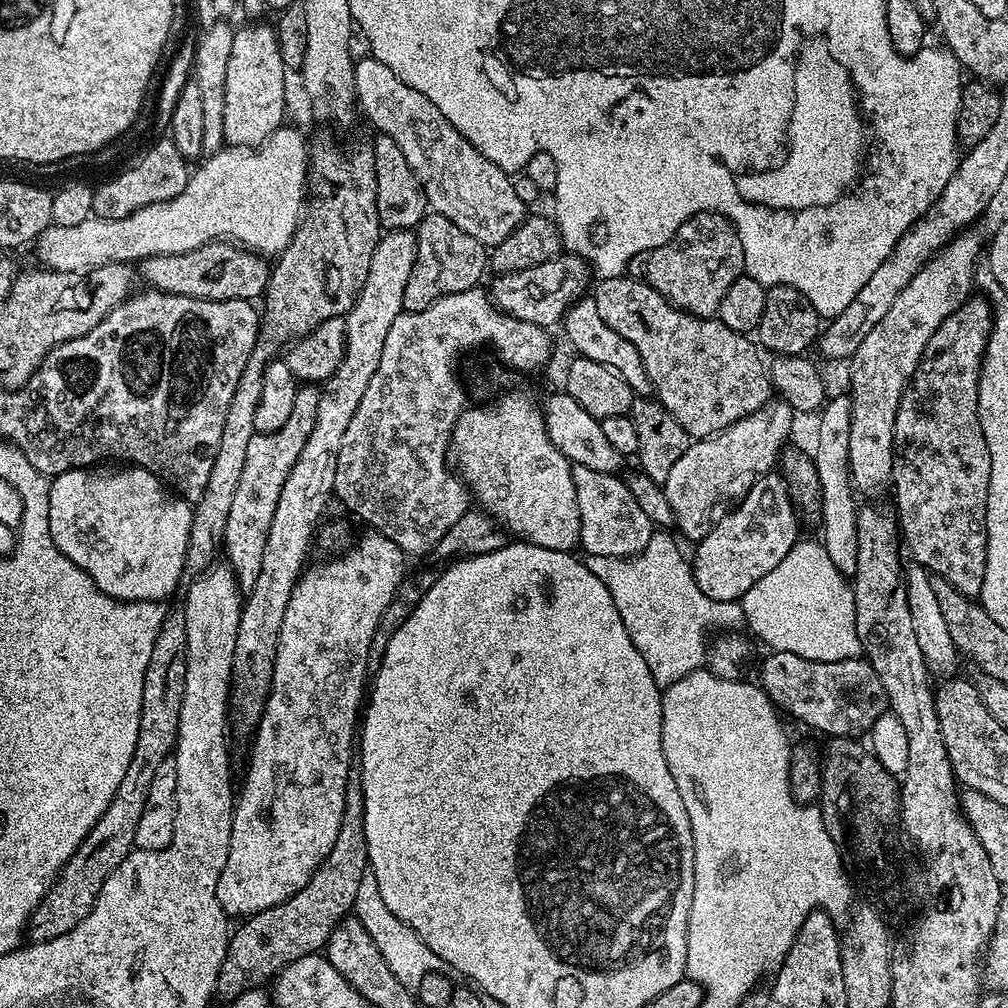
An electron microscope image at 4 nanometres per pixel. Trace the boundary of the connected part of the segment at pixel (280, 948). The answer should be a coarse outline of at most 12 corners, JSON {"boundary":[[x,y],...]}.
{"boundary":[[361,770],[302,890],[231,933],[215,995],[234,1001],[327,945],[355,907],[368,839]]}

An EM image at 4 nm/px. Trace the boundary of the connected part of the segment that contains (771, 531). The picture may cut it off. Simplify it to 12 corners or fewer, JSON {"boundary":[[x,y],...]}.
{"boundary":[[757,479],[690,560],[713,602],[739,601],[798,539],[783,479]]}

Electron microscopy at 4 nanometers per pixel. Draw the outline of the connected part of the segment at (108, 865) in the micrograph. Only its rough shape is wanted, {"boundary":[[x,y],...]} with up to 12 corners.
{"boundary":[[186,622],[152,642],[138,742],[110,806],[32,913],[45,944],[90,914],[136,843],[150,778],[175,749]]}

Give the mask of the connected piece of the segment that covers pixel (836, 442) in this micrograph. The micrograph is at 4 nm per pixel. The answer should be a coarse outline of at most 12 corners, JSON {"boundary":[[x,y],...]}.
{"boundary":[[851,399],[823,405],[810,455],[822,543],[857,572],[858,503],[848,471]]}

